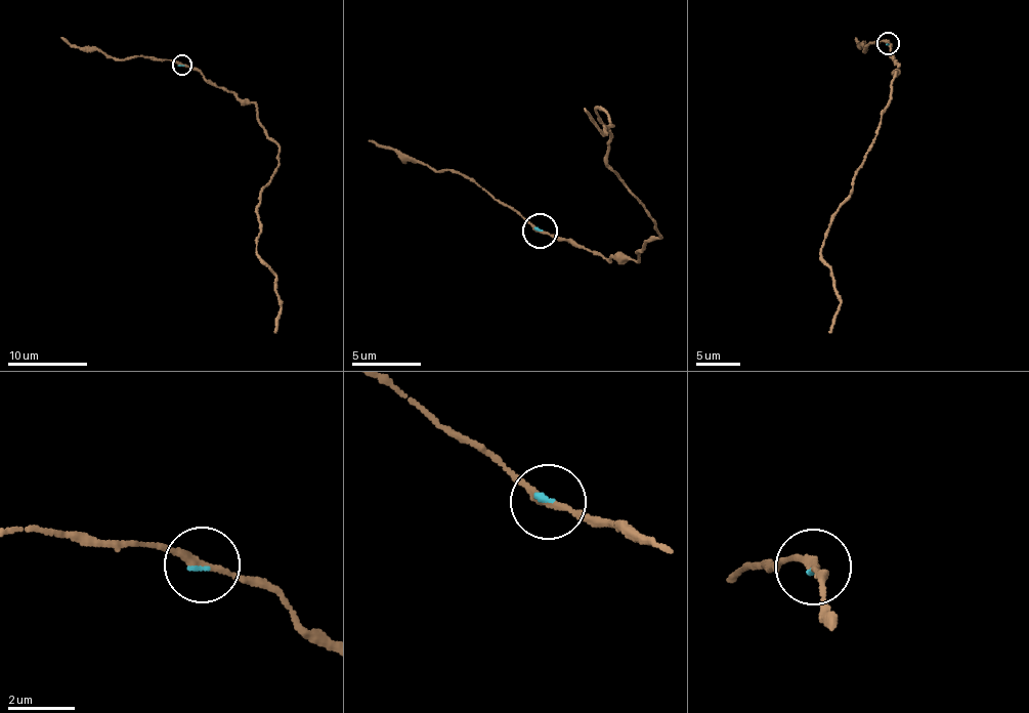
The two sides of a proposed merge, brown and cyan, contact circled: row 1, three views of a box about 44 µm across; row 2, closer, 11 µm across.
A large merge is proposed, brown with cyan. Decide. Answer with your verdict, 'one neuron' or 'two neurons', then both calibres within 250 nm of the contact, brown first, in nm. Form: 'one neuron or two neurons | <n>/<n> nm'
one neuron | 220/90 nm

